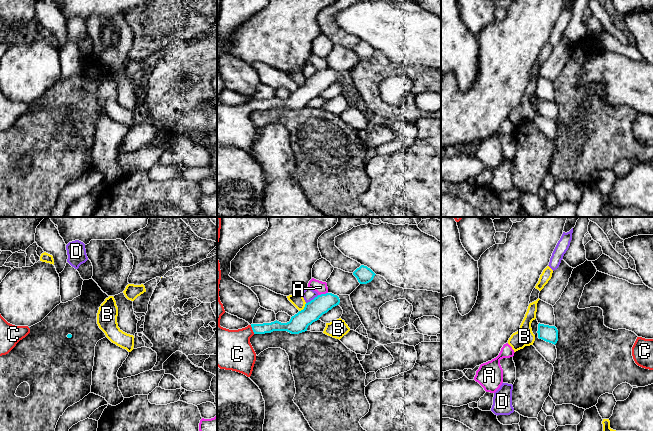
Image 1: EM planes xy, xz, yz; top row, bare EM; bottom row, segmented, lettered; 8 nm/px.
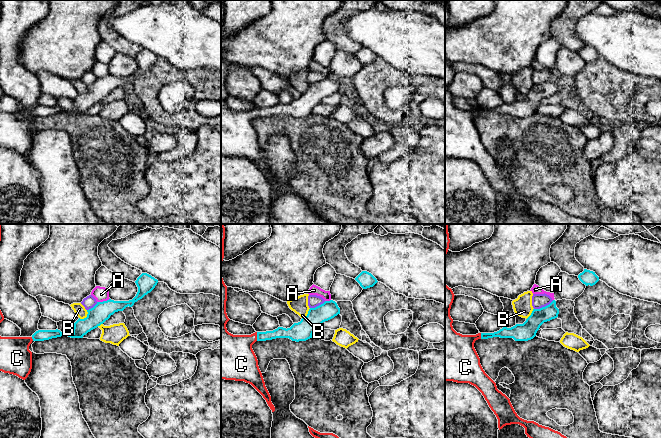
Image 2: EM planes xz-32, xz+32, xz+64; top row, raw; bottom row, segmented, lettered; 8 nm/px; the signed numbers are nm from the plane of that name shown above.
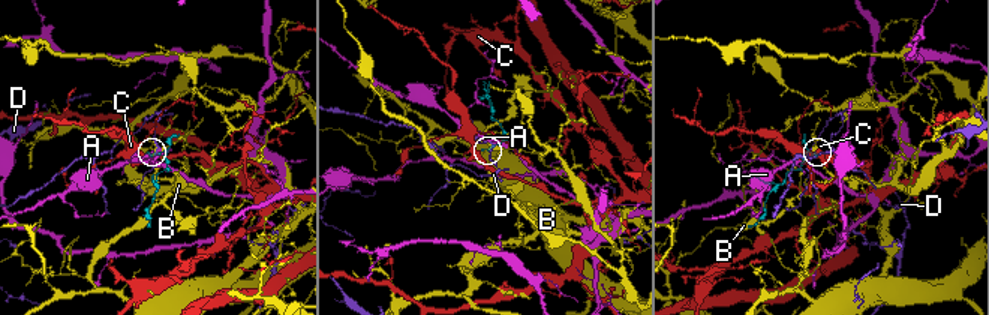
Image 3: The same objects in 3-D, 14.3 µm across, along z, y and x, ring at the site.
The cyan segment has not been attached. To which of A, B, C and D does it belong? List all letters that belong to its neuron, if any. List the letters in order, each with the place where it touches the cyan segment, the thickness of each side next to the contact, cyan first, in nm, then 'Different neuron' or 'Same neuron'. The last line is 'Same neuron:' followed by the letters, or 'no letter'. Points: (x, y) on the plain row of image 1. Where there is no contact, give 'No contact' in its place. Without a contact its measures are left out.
A: Touches cyan at xz (322, 70). Thickness 160 nm (cyan) against 100 nm. Different neuron
B: Touches cyan at xz (304, 84). Thickness 160 nm (cyan) against 100 nm. Different neuron
C: Touches cyan at xz (252, 105). Thickness 80 nm (cyan) against 320 nm. Same neuron
D: Touches cyan at xz (313, 75). Thickness 160 nm (cyan) against 100 nm. Different neuron
Same neuron: C

